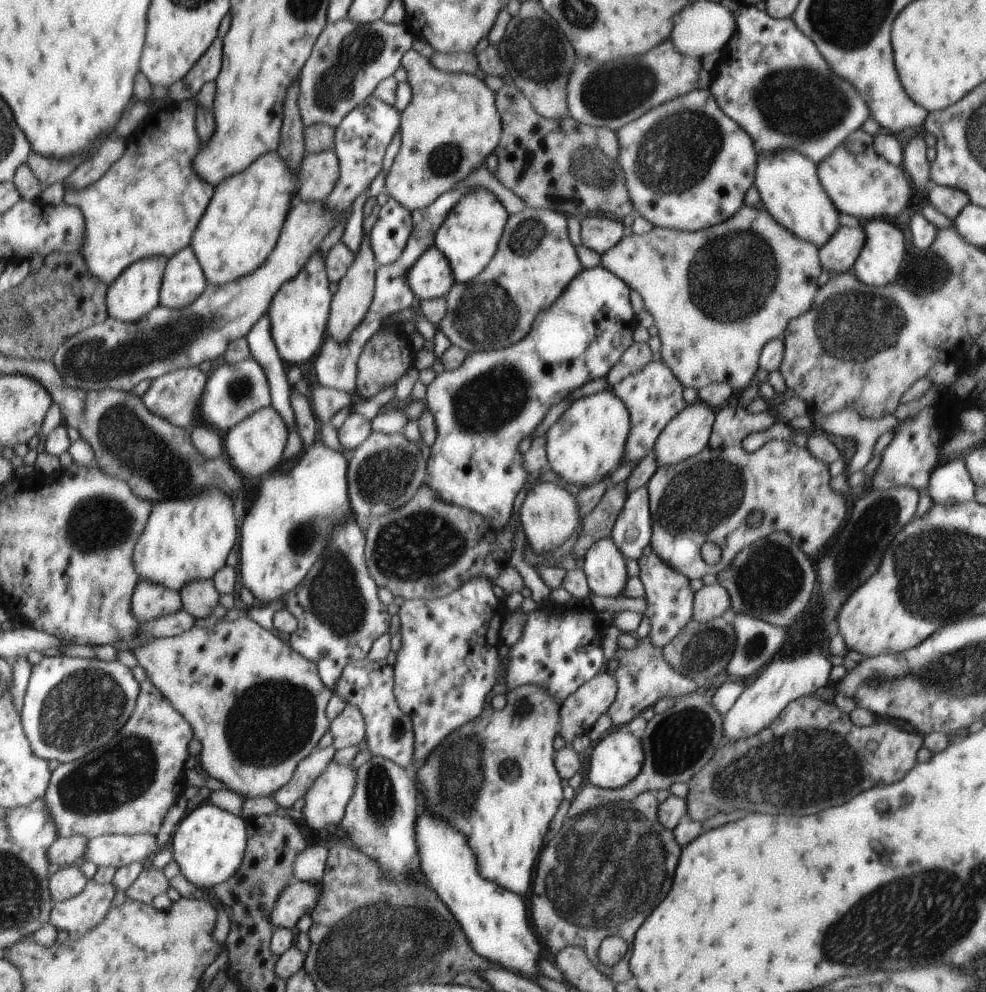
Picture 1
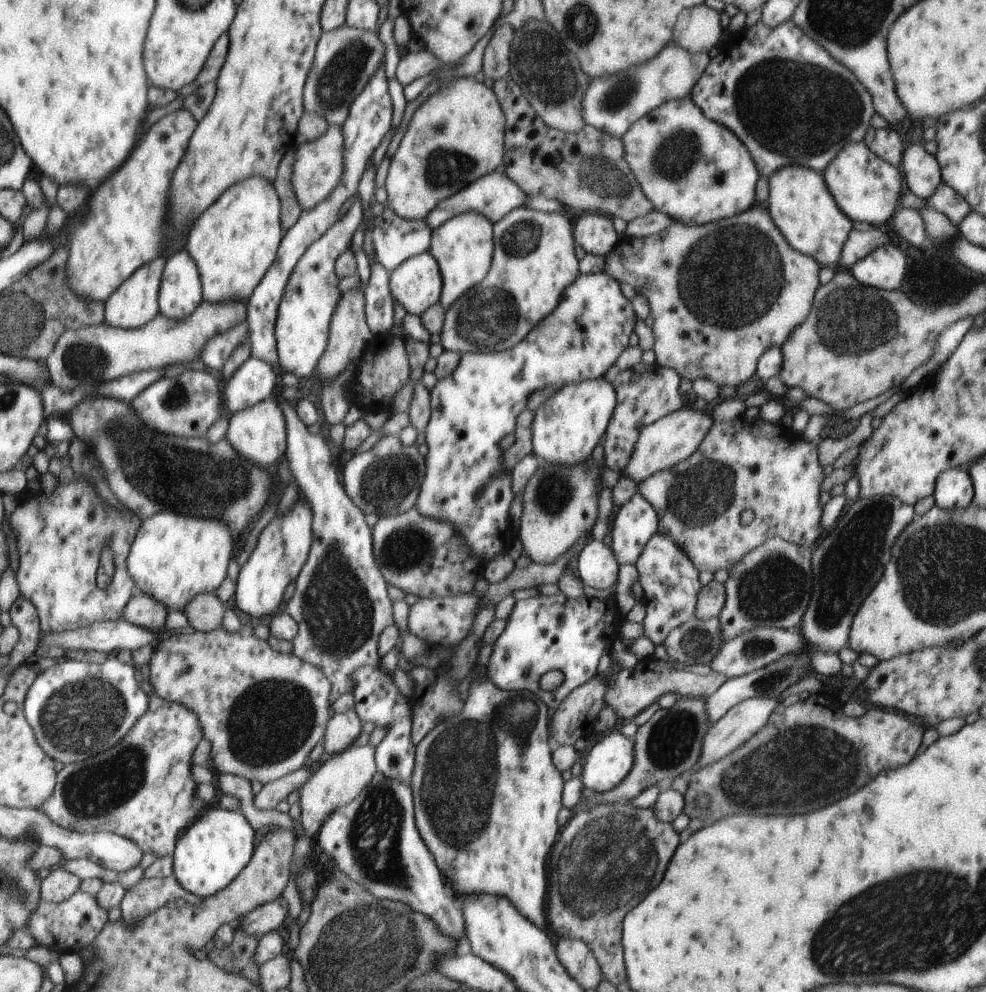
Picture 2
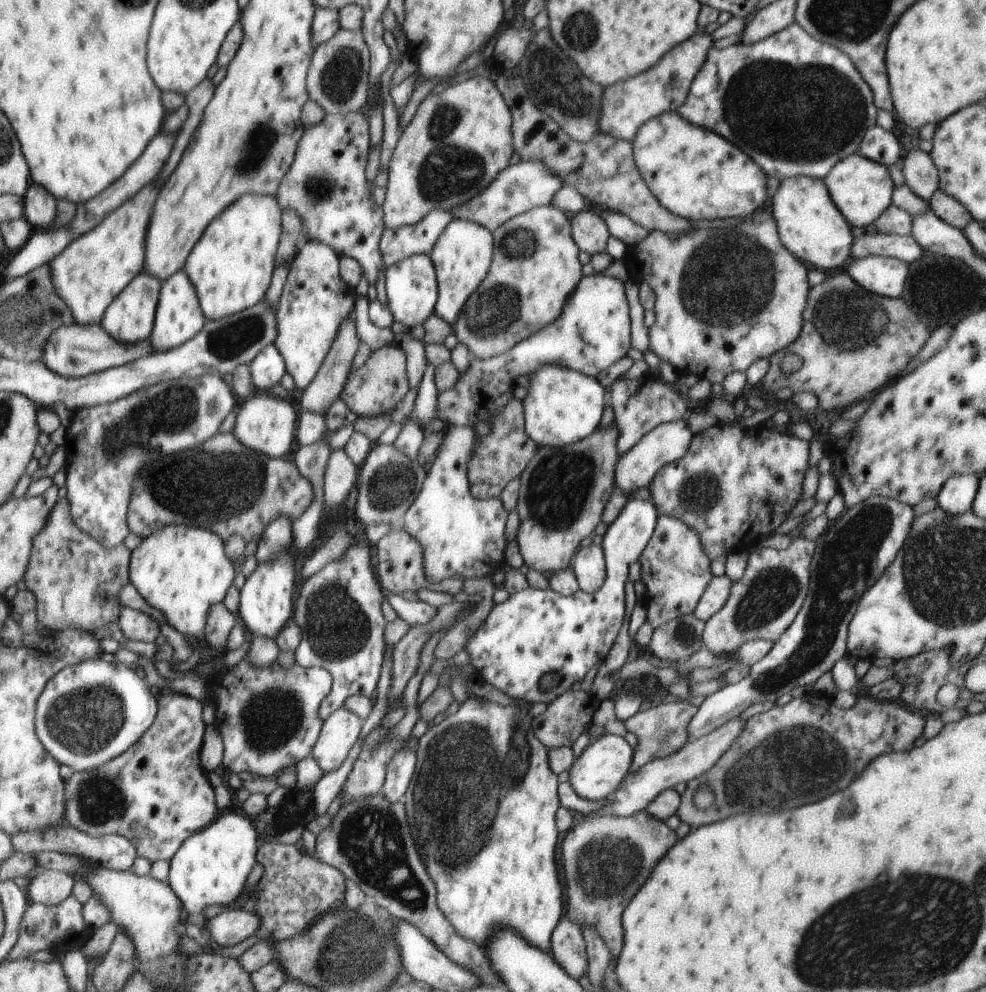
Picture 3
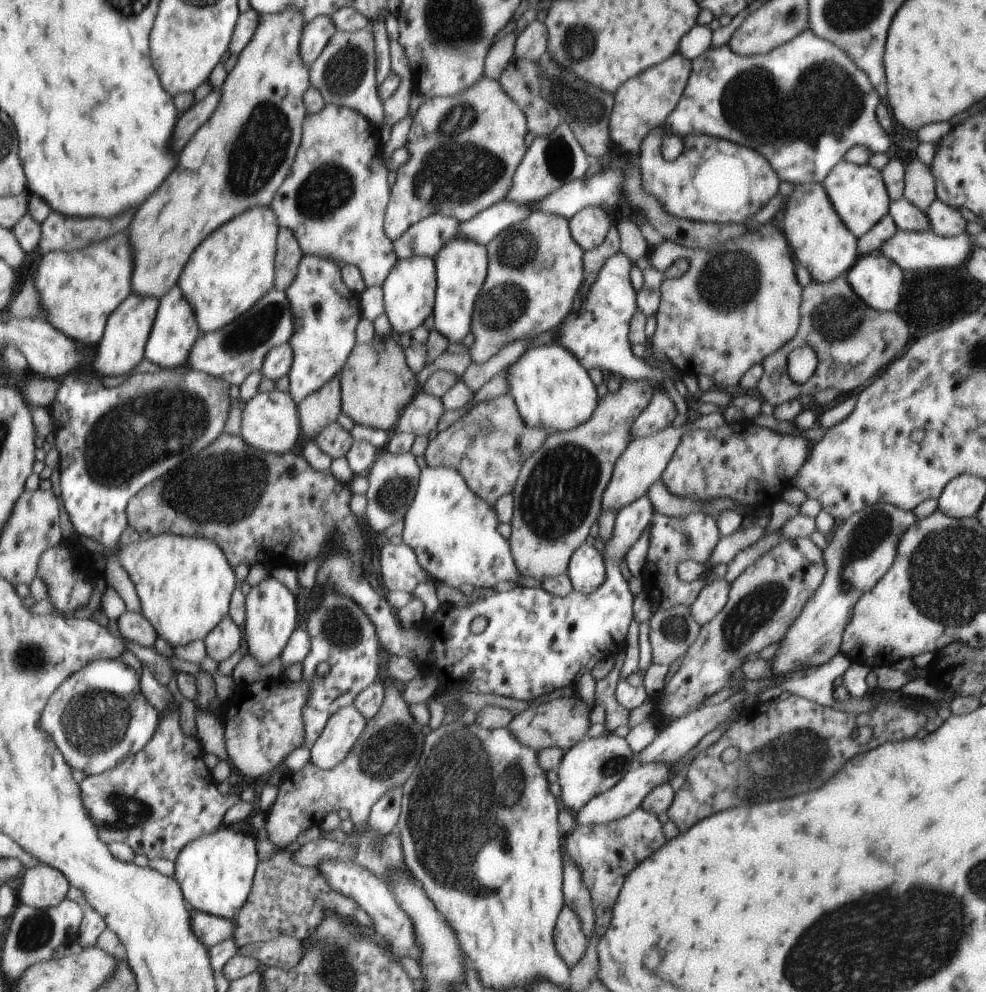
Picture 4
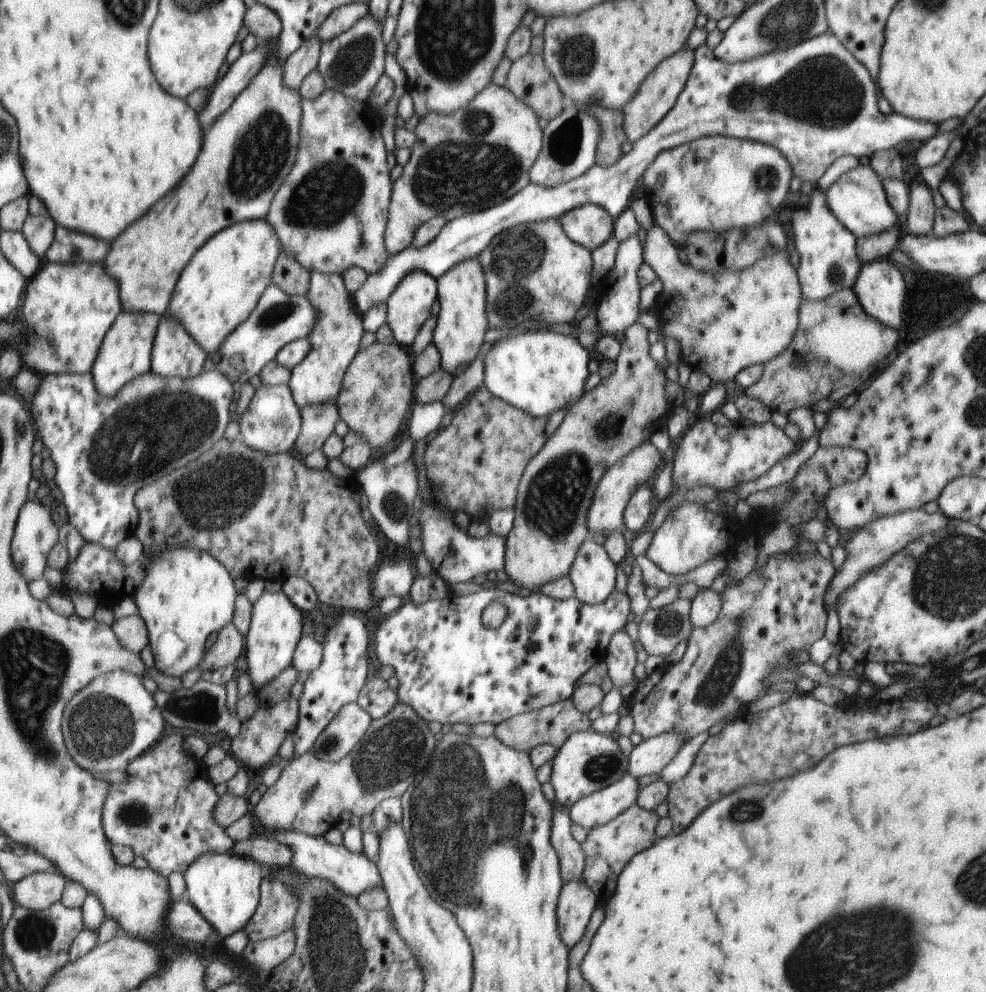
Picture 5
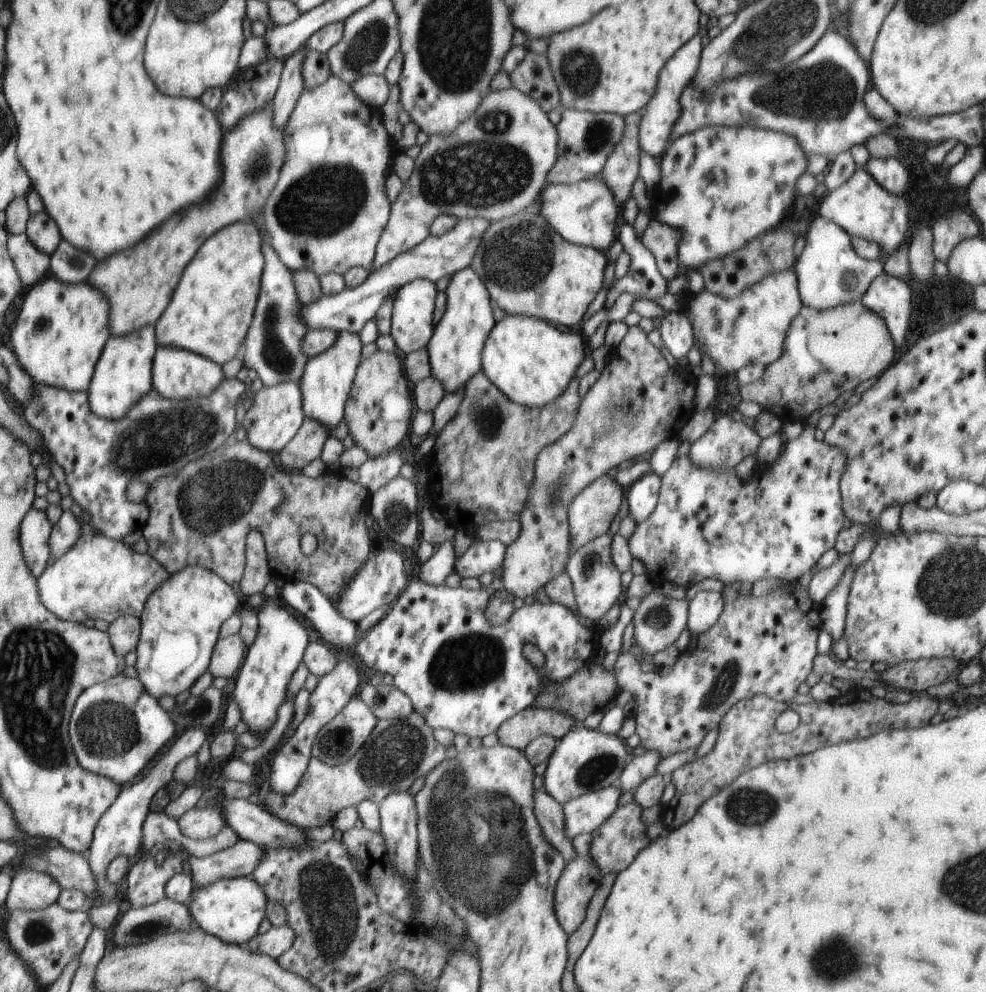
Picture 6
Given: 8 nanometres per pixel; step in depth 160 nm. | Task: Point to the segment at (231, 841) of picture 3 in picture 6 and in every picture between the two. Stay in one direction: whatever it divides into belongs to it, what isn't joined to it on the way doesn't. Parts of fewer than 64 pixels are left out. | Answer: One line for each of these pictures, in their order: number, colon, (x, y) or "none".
4: (215, 872)
5: (223, 887)
6: (231, 909)

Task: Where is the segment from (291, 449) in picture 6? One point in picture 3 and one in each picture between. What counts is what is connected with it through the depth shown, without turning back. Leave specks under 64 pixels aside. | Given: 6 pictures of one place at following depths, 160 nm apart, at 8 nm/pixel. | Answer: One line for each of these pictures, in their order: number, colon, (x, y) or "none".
3: (326, 387)
4: (321, 407)
5: (318, 420)

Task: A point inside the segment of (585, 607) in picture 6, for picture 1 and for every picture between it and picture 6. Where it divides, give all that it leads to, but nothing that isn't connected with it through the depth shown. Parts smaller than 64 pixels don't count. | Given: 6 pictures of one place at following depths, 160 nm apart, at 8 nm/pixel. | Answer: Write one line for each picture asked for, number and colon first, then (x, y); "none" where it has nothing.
1: (603, 564)
2: (597, 566)
3: (589, 568)
4: (586, 570)
5: (593, 574)

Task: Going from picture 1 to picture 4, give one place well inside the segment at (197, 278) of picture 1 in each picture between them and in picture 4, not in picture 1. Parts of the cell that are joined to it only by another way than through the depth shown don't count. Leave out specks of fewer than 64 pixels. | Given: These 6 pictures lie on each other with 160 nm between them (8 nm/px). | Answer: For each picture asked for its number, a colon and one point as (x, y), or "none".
2: (180, 293)
3: (178, 317)
4: (175, 329)

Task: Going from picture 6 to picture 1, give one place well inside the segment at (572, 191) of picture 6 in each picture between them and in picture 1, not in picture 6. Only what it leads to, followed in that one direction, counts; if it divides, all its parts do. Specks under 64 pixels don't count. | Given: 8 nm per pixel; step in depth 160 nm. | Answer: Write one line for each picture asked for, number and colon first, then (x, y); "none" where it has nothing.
1: (600, 234)
2: (595, 233)
3: (589, 231)
4: (589, 227)
5: (589, 225)

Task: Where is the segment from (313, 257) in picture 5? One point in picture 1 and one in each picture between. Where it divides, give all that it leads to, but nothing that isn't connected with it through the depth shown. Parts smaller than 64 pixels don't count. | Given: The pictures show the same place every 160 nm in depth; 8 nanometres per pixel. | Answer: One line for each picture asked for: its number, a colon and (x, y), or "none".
1: (318, 174)
2: (318, 167)
3: (326, 184)
4: (334, 199)

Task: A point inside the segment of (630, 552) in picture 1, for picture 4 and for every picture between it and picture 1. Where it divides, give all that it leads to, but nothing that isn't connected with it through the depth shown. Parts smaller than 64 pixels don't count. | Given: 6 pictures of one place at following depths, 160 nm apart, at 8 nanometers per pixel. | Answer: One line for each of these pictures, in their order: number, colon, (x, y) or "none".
2: (636, 522)
3: (535, 631)
4: (535, 642)

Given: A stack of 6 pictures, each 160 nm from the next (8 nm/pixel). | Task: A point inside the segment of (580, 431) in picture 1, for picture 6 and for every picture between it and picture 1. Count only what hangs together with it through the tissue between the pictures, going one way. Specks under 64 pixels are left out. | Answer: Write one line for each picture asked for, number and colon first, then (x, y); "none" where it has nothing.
2: (566, 428)
3: (563, 406)
4: (553, 391)
5: (540, 372)
6: (532, 363)

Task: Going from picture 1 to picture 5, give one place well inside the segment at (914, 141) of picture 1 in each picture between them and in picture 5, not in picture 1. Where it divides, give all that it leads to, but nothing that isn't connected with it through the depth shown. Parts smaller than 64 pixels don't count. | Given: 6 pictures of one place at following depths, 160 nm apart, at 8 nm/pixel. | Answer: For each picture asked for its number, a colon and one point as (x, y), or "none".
2: (922, 172)
3: (921, 176)
4: (919, 189)
5: (919, 219)

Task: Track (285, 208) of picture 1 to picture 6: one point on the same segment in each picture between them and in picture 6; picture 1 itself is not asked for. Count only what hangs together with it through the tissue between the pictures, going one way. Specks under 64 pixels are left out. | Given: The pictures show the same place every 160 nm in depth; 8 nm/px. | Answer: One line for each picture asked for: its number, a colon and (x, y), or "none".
2: (233, 243)
3: (231, 266)
4: (235, 266)
5: (221, 285)
6: (213, 305)

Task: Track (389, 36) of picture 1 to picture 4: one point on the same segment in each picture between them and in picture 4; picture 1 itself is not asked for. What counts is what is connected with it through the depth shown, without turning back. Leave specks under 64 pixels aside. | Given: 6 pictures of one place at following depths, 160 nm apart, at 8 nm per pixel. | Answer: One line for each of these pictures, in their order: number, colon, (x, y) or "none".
2: (345, 58)
3: (337, 80)
4: (345, 73)

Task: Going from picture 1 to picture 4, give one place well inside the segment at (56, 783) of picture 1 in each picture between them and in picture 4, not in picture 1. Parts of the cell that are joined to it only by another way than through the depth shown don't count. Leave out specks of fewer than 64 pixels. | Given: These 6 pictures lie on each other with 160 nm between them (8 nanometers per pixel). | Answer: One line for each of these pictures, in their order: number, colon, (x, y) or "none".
2: (142, 789)
3: (156, 794)
4: (158, 800)

